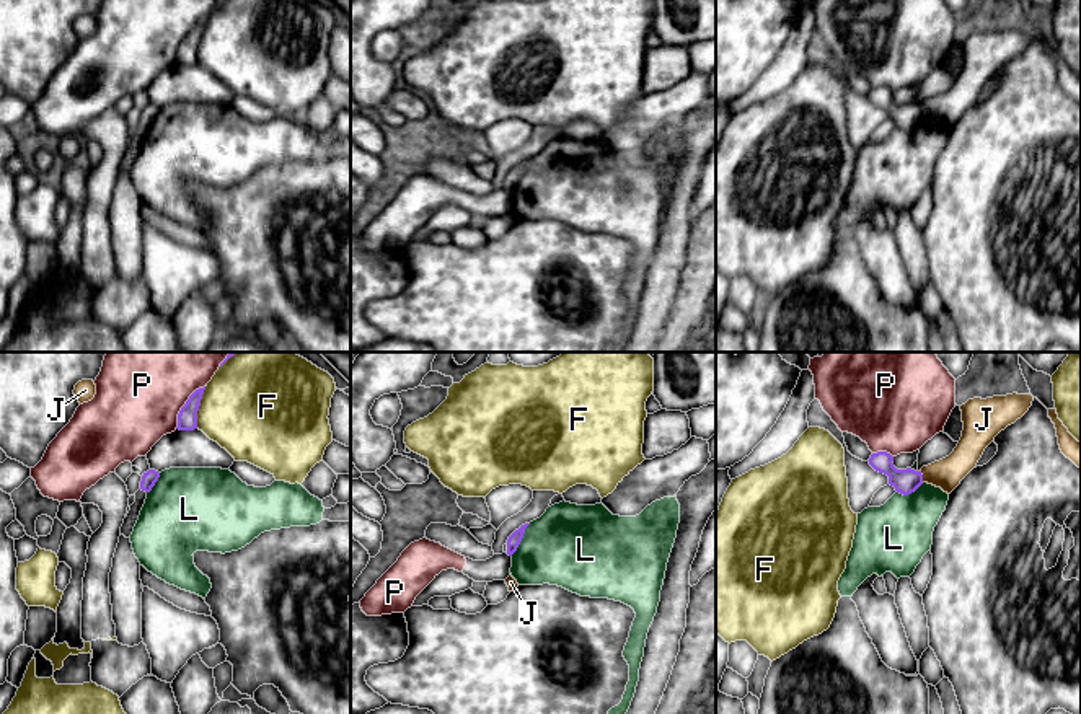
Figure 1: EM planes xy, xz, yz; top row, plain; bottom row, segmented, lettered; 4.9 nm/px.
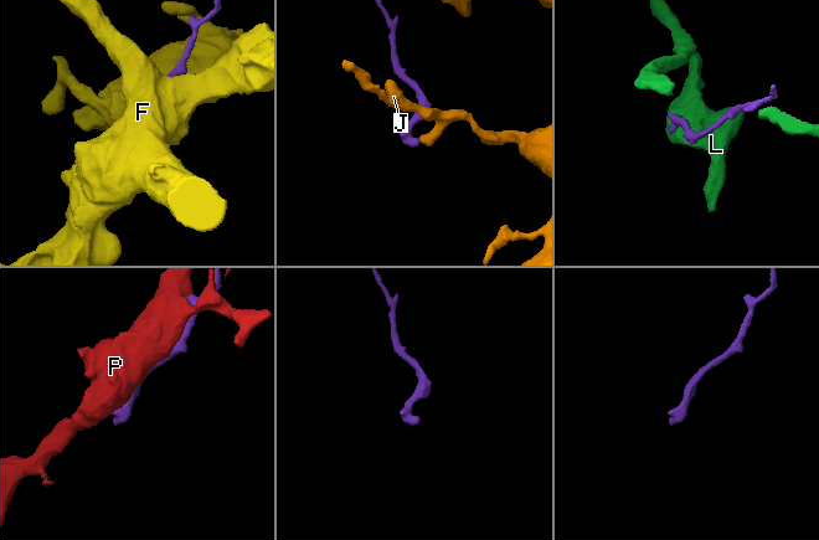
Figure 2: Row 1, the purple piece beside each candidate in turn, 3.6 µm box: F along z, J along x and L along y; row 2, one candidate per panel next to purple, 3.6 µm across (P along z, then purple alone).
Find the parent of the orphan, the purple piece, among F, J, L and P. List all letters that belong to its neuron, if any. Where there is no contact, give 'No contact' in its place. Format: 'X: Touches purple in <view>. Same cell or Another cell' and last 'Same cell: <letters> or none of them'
F: Touches purple in xy. Another cell
J: Touches purple in yz. Another cell
L: Touches purple in xz. Another cell
P: Touches purple in xy. Another cell
Same cell: none of them

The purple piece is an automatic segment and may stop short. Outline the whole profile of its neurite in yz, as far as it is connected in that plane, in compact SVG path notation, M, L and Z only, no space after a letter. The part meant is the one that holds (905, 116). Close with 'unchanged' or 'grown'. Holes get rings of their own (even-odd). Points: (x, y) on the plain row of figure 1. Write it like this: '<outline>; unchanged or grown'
M887 86L872 88L869 93L869 99L889 111L889 119L895 122L897 127L908 130L915 127L923 119L921 106L915 106L911 103L897 104L893 101L893 91Z; unchanged

